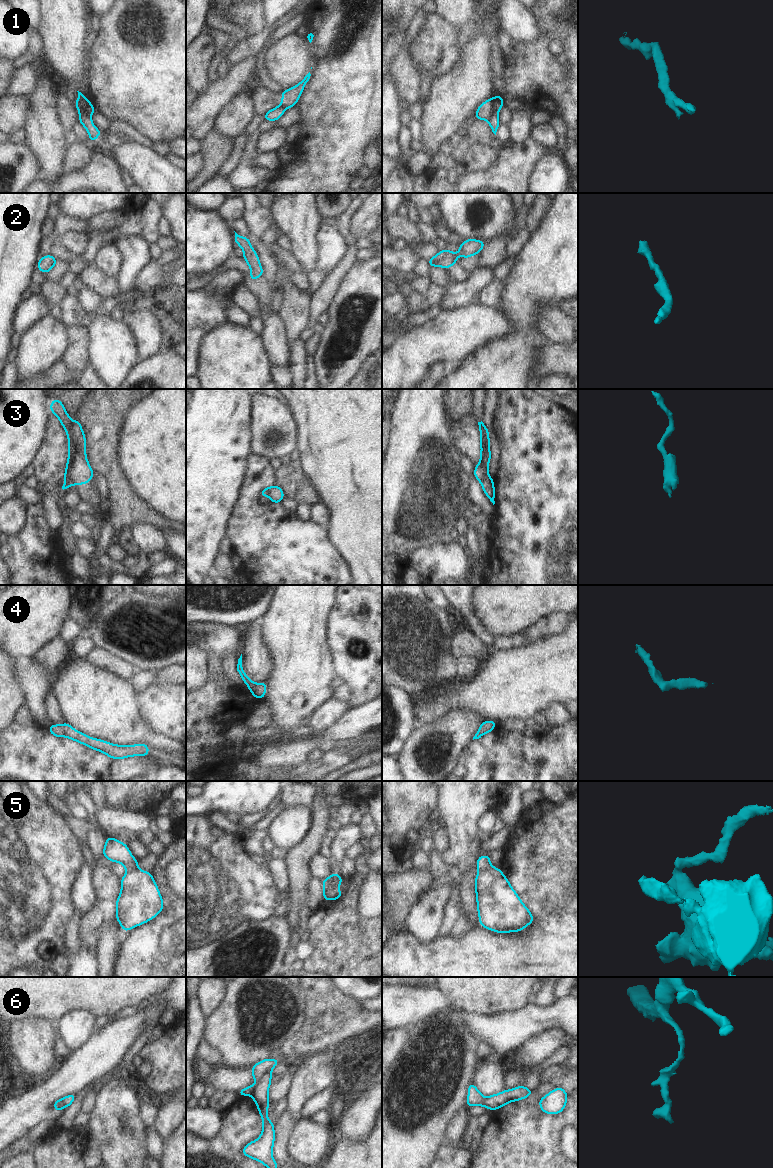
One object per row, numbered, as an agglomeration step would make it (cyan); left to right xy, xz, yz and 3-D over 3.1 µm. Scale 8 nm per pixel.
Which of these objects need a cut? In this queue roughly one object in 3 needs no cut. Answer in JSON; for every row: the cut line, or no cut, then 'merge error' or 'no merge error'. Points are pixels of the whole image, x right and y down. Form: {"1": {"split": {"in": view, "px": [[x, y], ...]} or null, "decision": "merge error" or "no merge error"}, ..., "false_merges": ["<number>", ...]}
{"1": {"split": {"in": "yz", "px": [[491, 99], [493, 113], [488, 120]]}, "decision": "merge error"}, "2": {"split": null, "decision": "no merge error"}, "3": {"split": {"in": "xy", "px": [[72, 422], [72, 464], [65, 472]]}, "decision": "merge error"}, "4": {"split": null, "decision": "no merge error"}, "5": {"split": {"in": "xz", "px": [[340, 877], [324, 888]]}, "decision": "merge error"}, "6": {"split": {"in": "xz", "px": [[269, 1071], [257, 1081]]}, "decision": "merge error"}, "false_merges": ["1", "3", "5", "6"]}

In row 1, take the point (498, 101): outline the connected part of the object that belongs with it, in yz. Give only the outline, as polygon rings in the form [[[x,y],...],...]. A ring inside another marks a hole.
[[[495,95],[491,100],[494,106],[494,111],[491,117],[489,118],[488,122],[490,124],[492,132],[496,135],[497,129],[500,126],[500,122],[498,120],[498,114],[500,108],[504,105],[504,98],[502,96]]]

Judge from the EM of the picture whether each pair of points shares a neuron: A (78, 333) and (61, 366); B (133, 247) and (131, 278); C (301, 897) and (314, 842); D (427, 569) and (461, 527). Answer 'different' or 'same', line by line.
A: different
B: same
C: same
D: same

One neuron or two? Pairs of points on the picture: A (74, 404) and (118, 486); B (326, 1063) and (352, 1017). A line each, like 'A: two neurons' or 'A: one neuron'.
A: two neurons
B: two neurons

